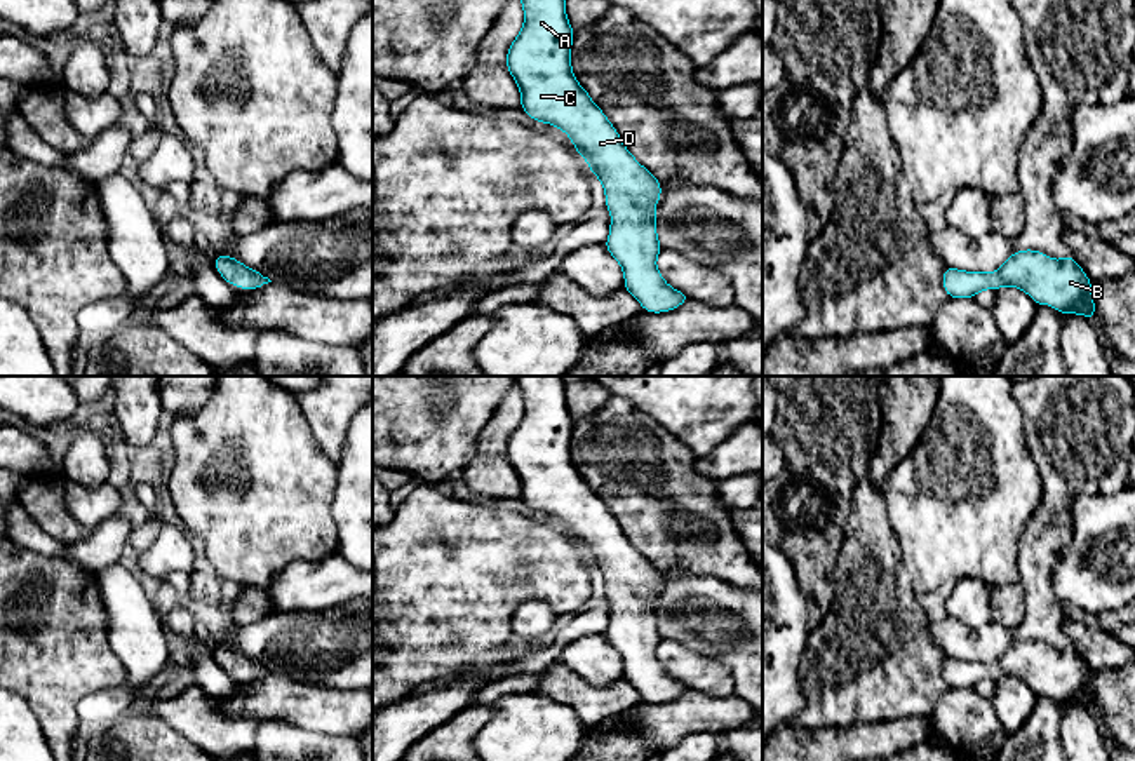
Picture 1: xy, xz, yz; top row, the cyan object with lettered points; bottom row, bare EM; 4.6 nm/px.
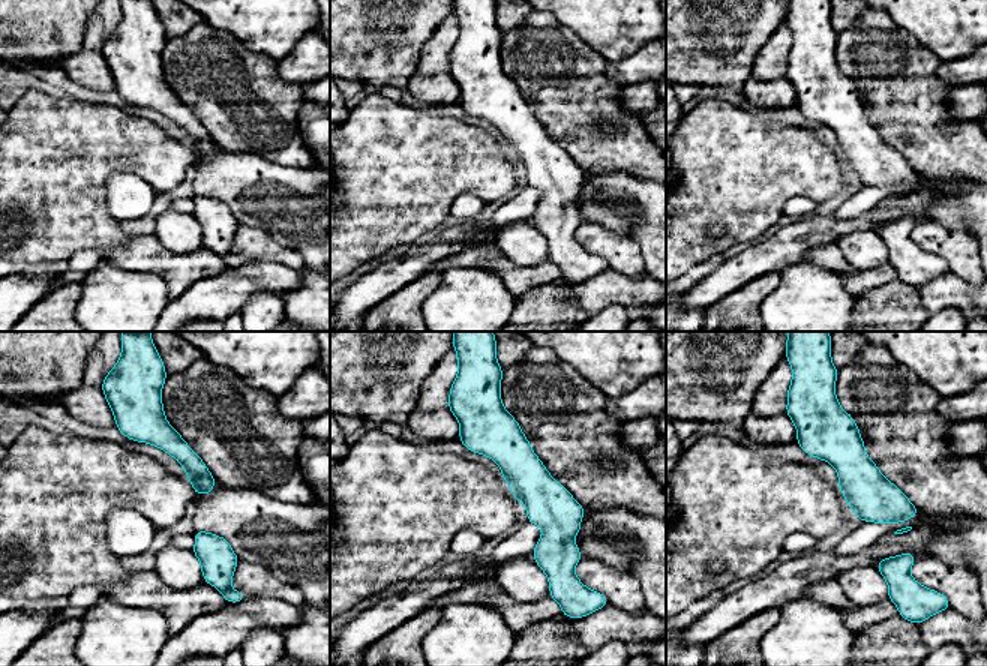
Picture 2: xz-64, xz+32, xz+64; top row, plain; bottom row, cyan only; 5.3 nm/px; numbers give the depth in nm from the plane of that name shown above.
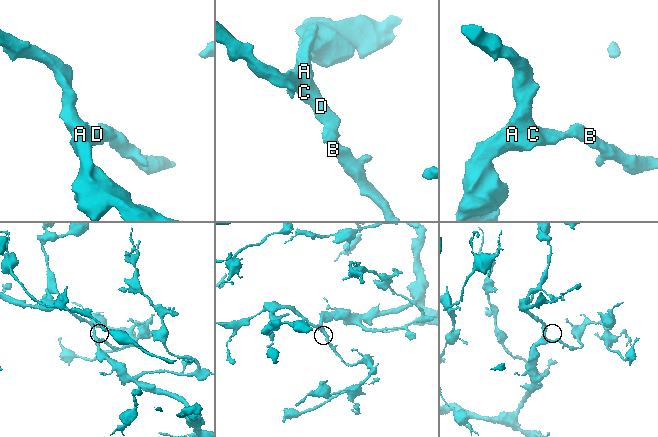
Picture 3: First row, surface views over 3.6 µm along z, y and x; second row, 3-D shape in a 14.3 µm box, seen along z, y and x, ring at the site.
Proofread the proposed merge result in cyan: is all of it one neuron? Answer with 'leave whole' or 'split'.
leave whole

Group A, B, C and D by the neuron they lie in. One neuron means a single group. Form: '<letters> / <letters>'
A B C D

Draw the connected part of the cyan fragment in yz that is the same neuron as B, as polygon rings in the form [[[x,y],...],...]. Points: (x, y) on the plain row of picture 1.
[[[1015,641],[997,662],[966,662],[945,657],[942,676],[949,688],[975,688],[984,679],[997,681],[1003,676],[1018,677],[1039,695],[1051,695],[1058,704],[1078,704],[1095,710],[1095,691],[1091,686],[1091,670],[1076,653],[1074,646],[1051,650],[1041,641]]]

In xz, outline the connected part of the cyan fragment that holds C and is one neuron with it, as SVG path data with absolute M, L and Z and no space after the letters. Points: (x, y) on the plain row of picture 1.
M514 376L524 414L507 442L520 498L536 512L564 521L604 576L613 606L604 632L620 653L627 679L651 704L675 700L691 686L670 677L656 658L662 643L655 596L662 573L634 549L618 521L574 468L569 441L574 420L561 376Z

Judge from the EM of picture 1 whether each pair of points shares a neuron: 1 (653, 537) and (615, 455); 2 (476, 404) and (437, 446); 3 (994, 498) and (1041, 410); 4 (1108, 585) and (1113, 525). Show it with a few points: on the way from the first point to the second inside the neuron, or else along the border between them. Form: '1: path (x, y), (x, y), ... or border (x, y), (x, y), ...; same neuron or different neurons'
1: path (653, 516), (653, 493), (636, 476); same neuron
2: path (465, 415), (444, 436); same neuron
3: border (1015, 399), (1020, 410), (1024, 439), (1041, 478); different neurons
4: path (1097, 572), (1102, 566), (1102, 547), (1108, 540); same neuron

